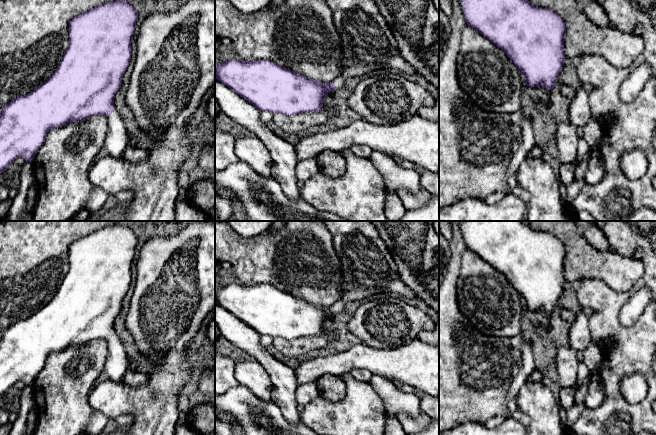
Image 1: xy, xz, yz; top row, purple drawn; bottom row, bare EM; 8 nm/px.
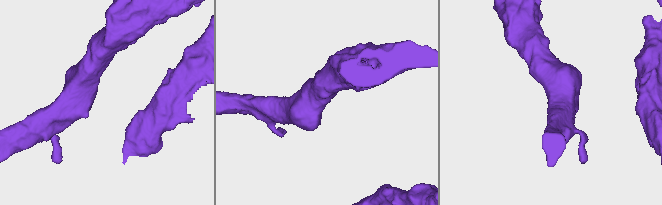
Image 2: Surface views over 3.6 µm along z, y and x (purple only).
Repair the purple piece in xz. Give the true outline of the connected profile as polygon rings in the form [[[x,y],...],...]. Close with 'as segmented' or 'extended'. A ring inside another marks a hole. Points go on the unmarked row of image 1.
[[[231,283],[216,288],[215,301],[260,335],[287,340],[322,334],[328,317],[341,313],[345,305],[343,301],[339,301],[332,306],[321,307],[265,283],[258,285]]] | extended

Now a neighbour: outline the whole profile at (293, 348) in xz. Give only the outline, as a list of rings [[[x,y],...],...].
[[[329,316],[324,323],[323,333],[316,336],[299,337],[287,340],[281,337],[273,338],[273,346],[282,354],[289,357],[298,357],[316,349],[321,349],[336,341],[333,316]]]

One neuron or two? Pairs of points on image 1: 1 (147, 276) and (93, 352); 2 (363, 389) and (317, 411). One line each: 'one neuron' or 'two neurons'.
1: two neurons
2: one neuron

